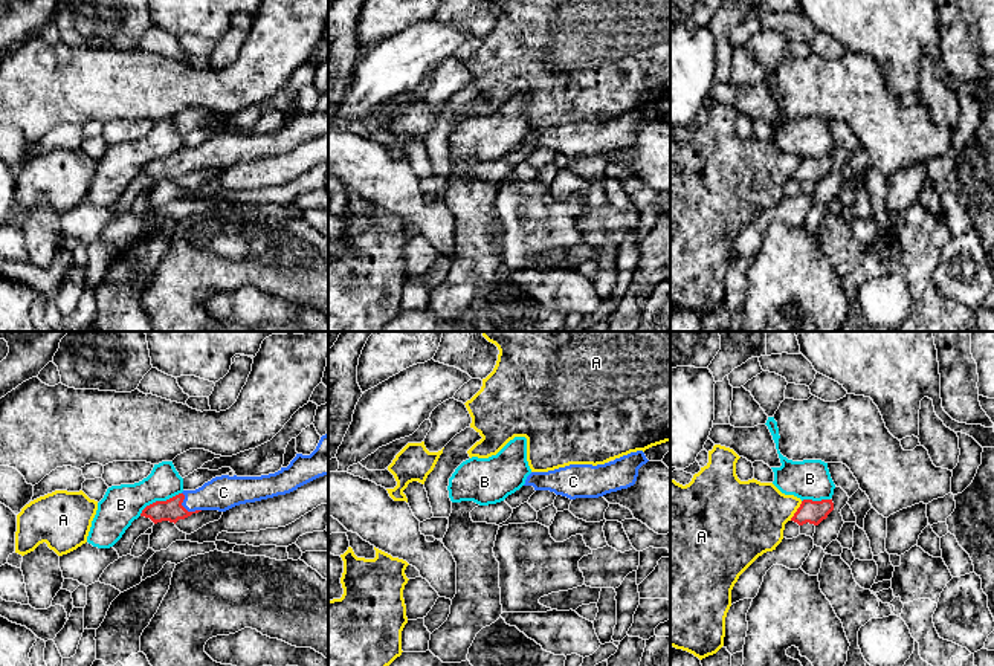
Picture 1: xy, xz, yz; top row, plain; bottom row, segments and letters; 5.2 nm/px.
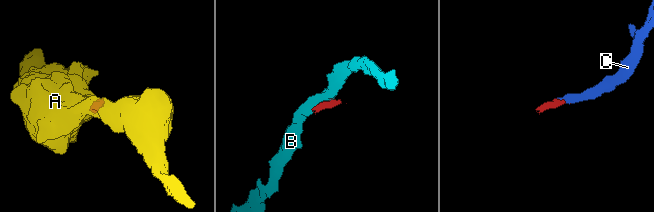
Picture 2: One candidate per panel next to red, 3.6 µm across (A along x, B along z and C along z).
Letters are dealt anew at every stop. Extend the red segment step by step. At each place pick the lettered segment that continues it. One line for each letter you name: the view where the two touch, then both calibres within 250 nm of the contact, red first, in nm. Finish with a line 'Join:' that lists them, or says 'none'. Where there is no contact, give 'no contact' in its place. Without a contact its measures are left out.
C: xy | 120/180 nm
Join: C

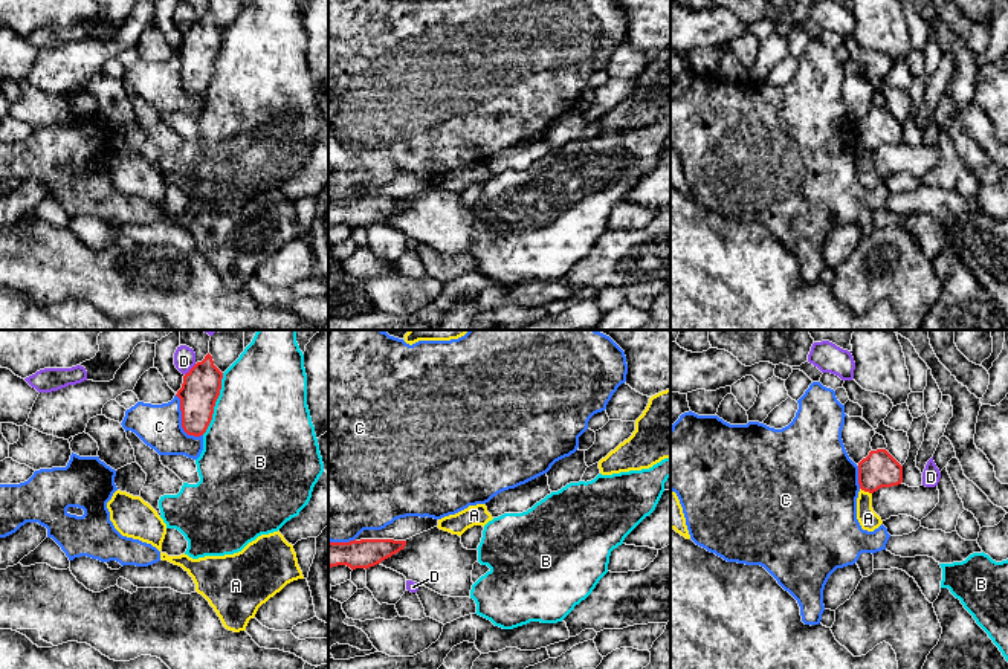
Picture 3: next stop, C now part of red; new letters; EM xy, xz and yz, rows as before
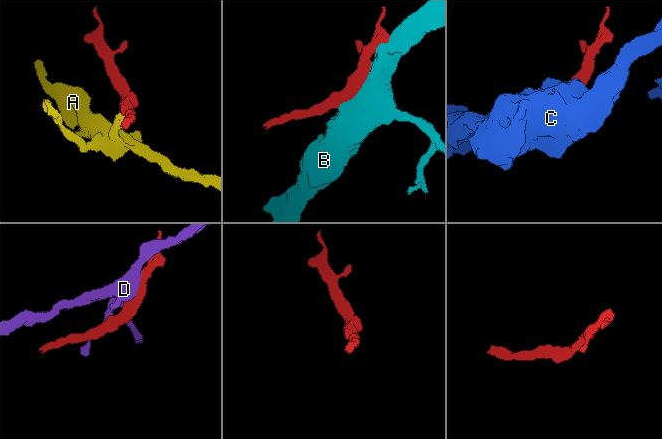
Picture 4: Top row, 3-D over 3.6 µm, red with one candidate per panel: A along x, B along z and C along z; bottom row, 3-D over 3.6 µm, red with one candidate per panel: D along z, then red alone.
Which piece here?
Join: none

